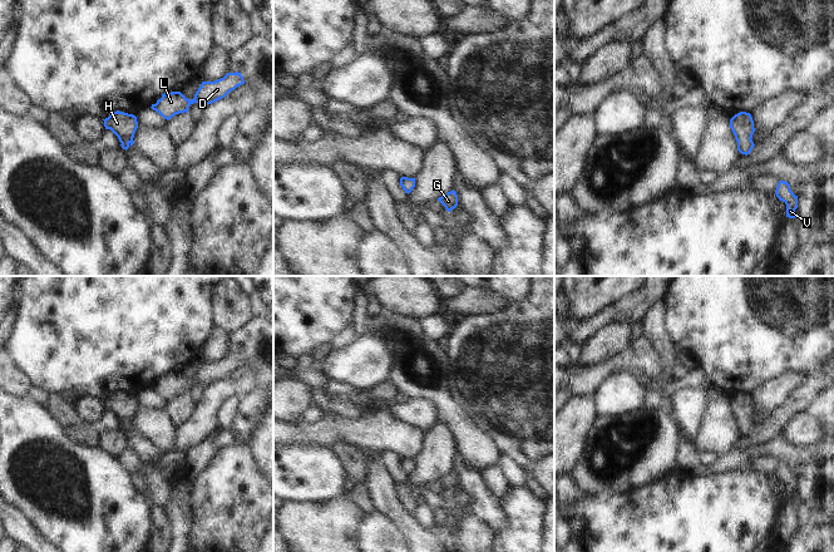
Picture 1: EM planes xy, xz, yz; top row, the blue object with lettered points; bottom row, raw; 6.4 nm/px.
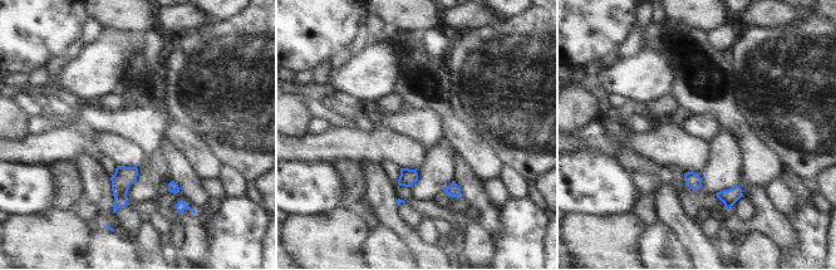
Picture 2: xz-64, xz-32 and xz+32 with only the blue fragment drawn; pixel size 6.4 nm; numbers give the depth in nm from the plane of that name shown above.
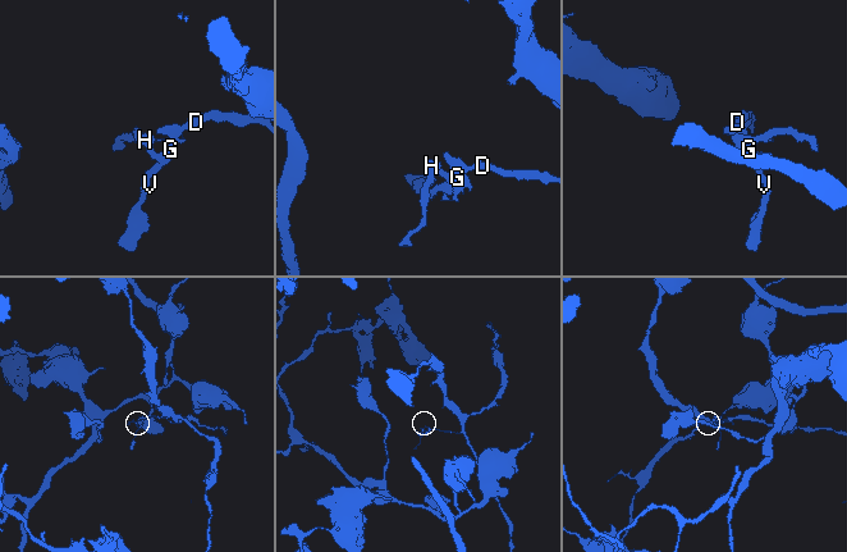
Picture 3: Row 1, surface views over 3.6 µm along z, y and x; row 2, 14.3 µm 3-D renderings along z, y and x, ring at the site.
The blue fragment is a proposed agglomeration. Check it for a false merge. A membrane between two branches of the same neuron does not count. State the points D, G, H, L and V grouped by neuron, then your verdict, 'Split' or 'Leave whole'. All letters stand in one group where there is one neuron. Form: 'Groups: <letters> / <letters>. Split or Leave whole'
Groups: D G H L V. Leave whole

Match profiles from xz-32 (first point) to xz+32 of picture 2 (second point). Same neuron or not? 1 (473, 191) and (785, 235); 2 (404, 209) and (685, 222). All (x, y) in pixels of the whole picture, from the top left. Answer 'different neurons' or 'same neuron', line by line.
1: same neuron
2: different neurons

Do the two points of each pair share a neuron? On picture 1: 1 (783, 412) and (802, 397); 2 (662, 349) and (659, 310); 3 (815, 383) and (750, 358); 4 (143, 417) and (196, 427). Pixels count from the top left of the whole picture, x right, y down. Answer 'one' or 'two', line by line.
1: one
2: one
3: two
4: two

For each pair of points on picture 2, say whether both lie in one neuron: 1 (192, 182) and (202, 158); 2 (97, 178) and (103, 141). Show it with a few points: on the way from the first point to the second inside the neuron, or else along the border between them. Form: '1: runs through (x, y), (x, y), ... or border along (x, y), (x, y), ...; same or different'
1: border along (178, 151), (200, 178); different
2: border along (96, 157), (84, 151), (73, 161); different

